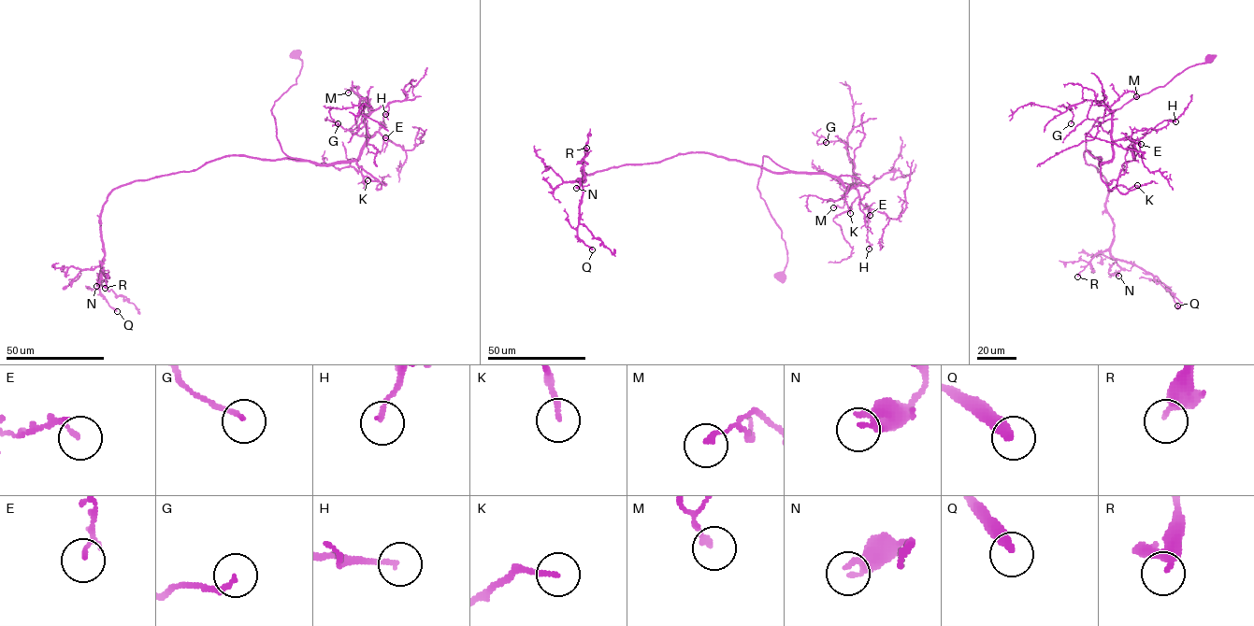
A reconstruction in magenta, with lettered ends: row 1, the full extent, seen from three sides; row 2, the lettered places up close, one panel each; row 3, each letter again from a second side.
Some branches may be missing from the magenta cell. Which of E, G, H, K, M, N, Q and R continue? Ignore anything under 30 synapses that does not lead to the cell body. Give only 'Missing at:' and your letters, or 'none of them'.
Missing at: Q

